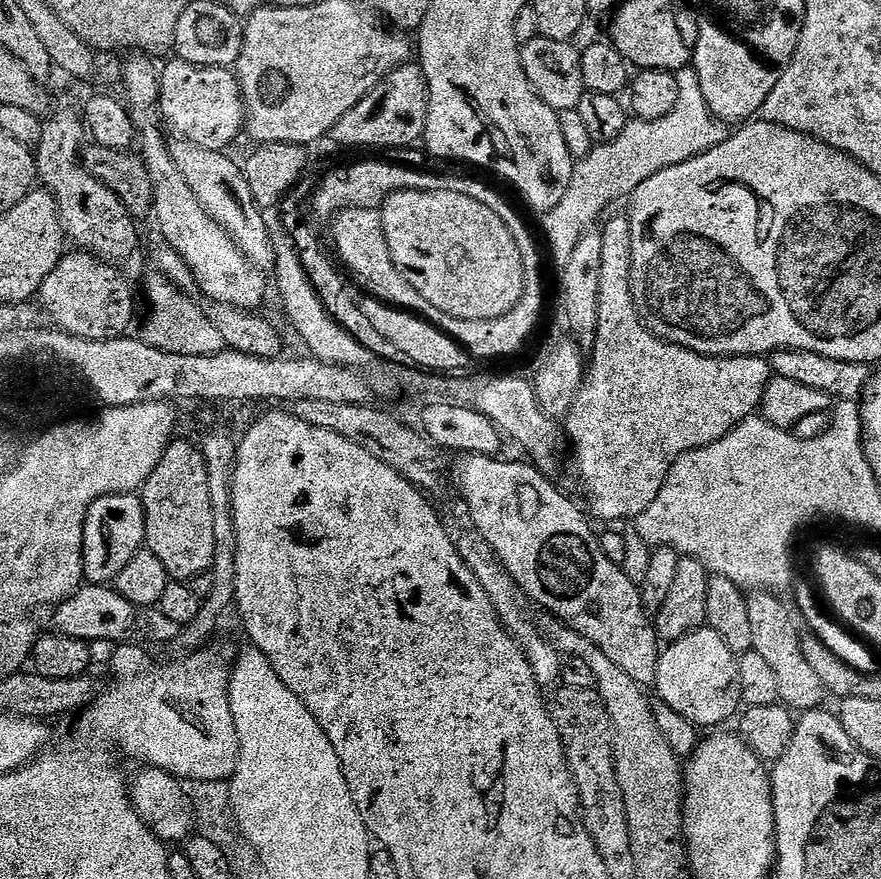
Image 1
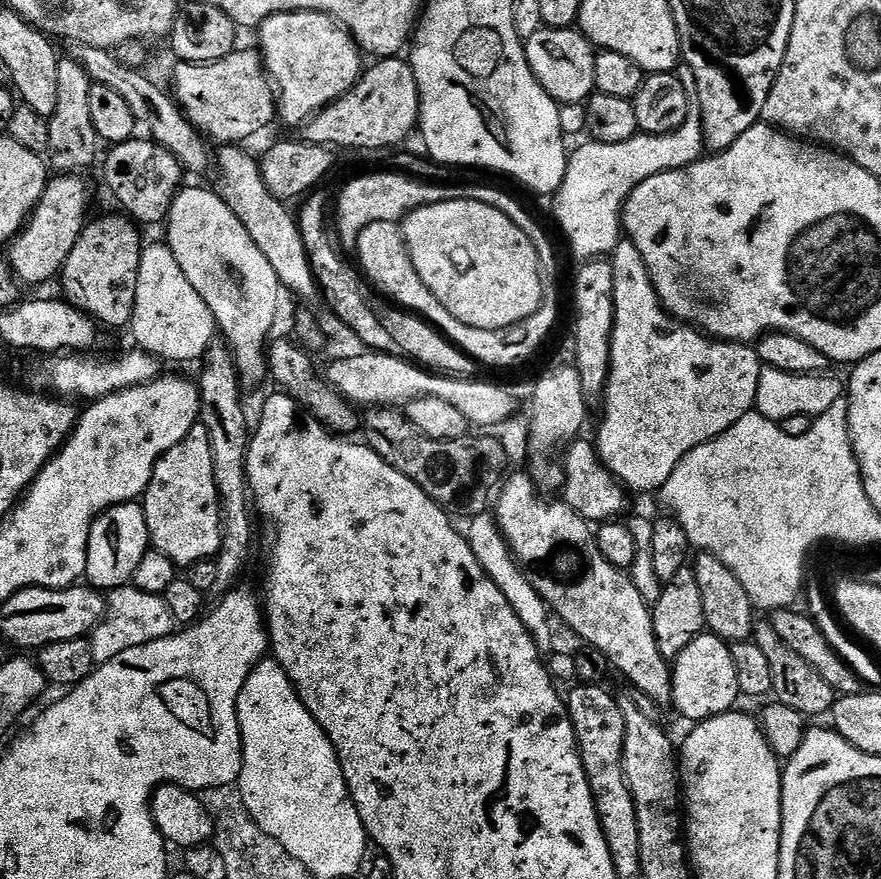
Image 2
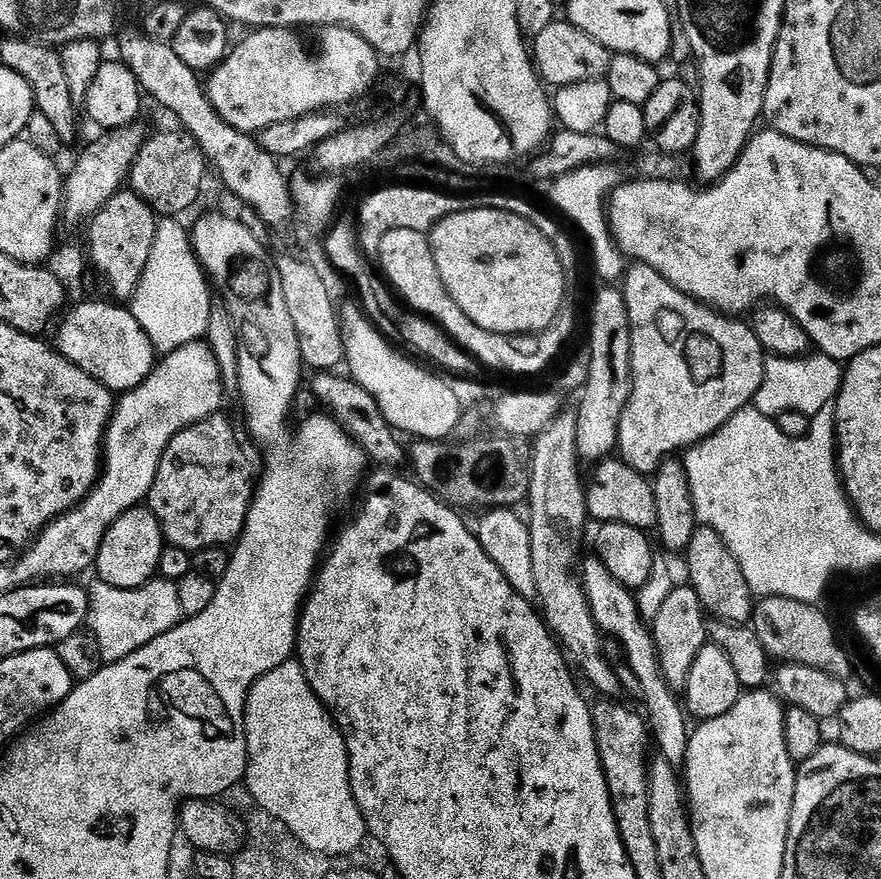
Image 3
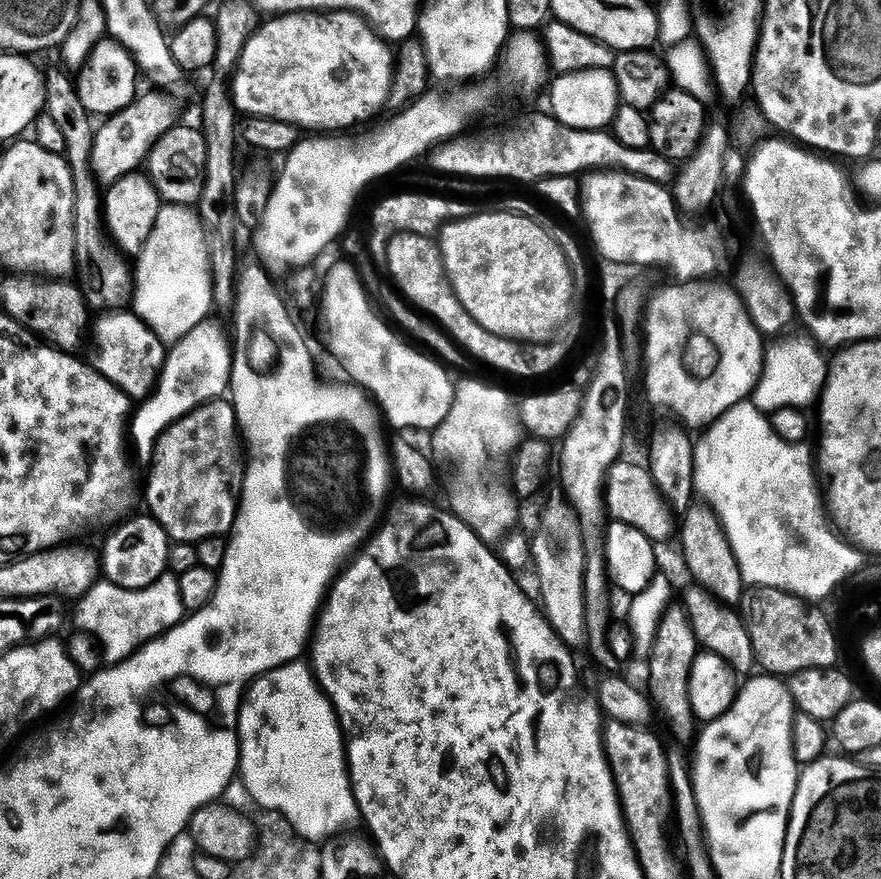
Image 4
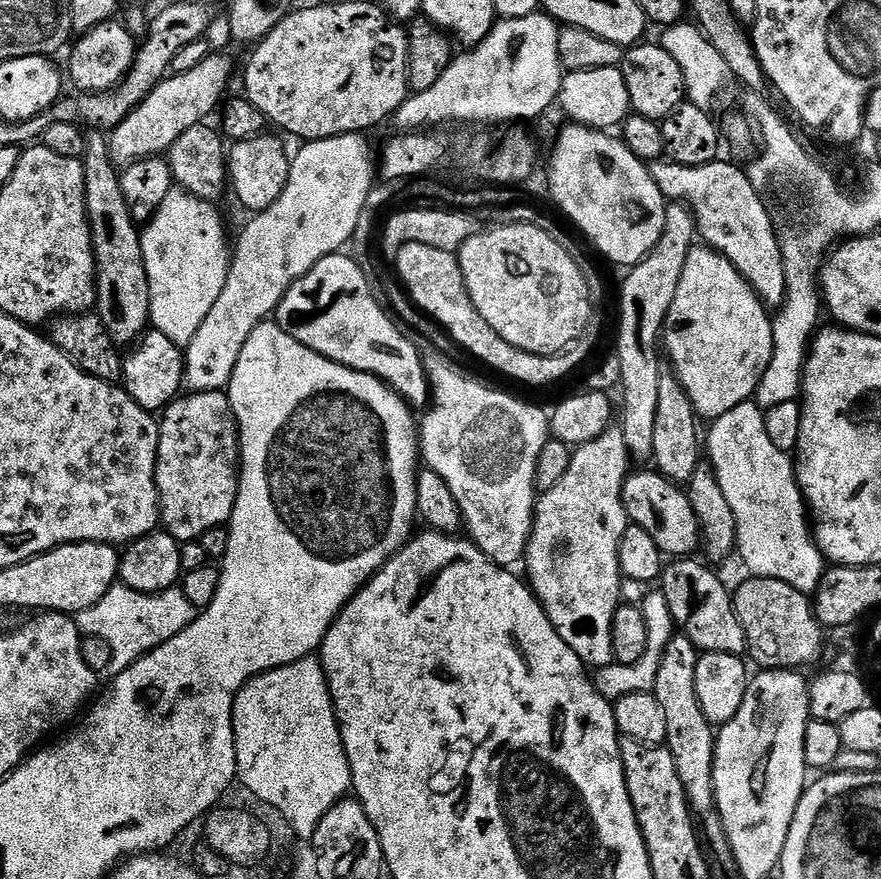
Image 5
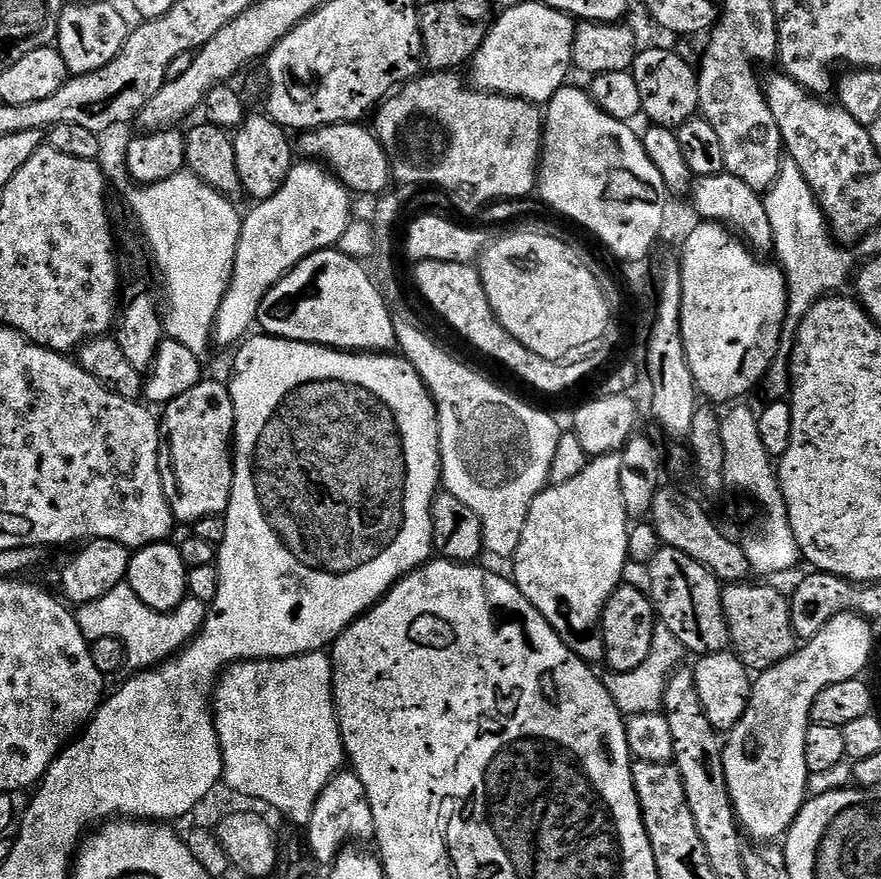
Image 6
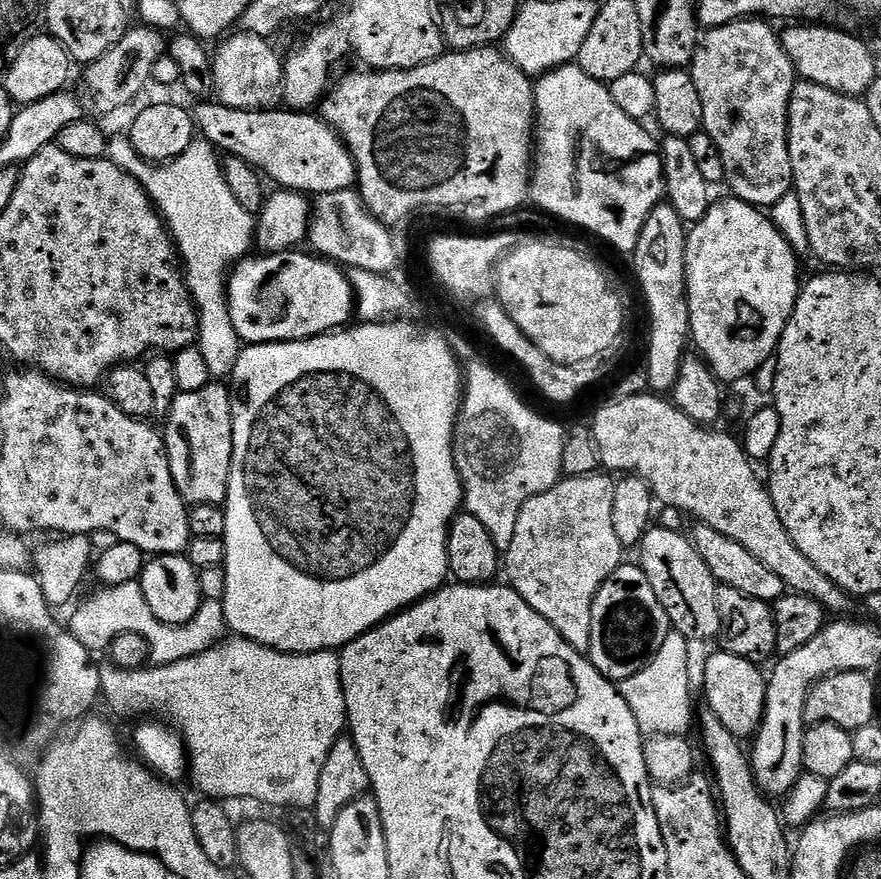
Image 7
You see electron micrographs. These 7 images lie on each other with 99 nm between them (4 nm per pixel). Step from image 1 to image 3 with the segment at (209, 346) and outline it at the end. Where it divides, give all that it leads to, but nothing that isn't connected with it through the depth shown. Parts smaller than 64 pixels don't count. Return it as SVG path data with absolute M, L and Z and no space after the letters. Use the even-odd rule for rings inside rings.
M164 218L157 223L146 270L130 301L130 311L160 354L203 341L214 311L212 296L208 293L209 279L196 261L189 229L183 228L180 222L176 218Z

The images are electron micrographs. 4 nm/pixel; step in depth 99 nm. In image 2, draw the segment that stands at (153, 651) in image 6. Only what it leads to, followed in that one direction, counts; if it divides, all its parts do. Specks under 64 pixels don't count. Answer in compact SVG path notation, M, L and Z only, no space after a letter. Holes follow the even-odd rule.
M131 586L113 588L107 593L104 616L93 632L90 633L92 649L97 665L118 658L122 650L134 650L134 646L146 646L146 642L161 640L173 635L178 625L170 606L166 606L163 596L148 594Z

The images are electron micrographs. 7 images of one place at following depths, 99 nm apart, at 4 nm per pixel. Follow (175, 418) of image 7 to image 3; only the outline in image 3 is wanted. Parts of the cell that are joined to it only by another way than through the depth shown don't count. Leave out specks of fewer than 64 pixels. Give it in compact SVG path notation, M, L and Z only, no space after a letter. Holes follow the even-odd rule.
M217 414L208 416L189 428L183 428L168 443L160 459L154 486L148 491L146 504L158 518L165 541L171 547L193 553L210 546L223 548L235 545L244 530L253 491L254 480L253 477L252 480L248 477L248 464L244 461L240 440L224 414Z

